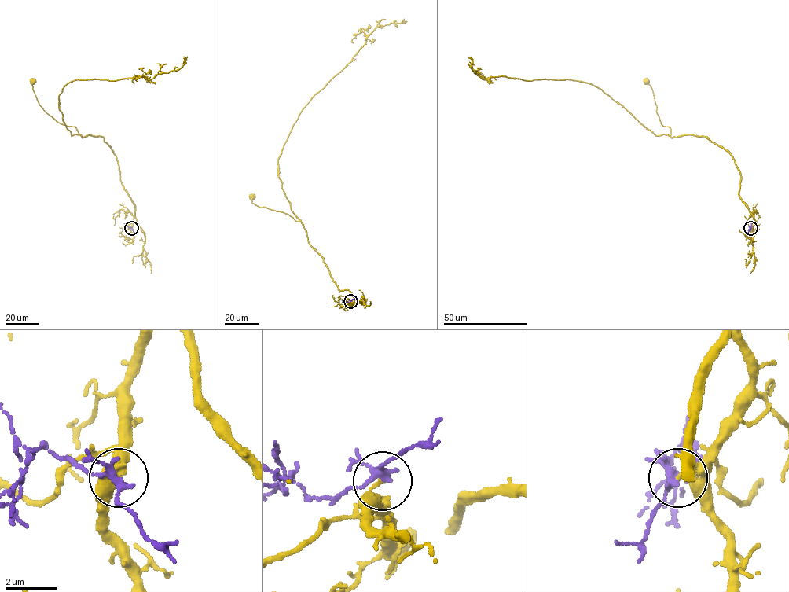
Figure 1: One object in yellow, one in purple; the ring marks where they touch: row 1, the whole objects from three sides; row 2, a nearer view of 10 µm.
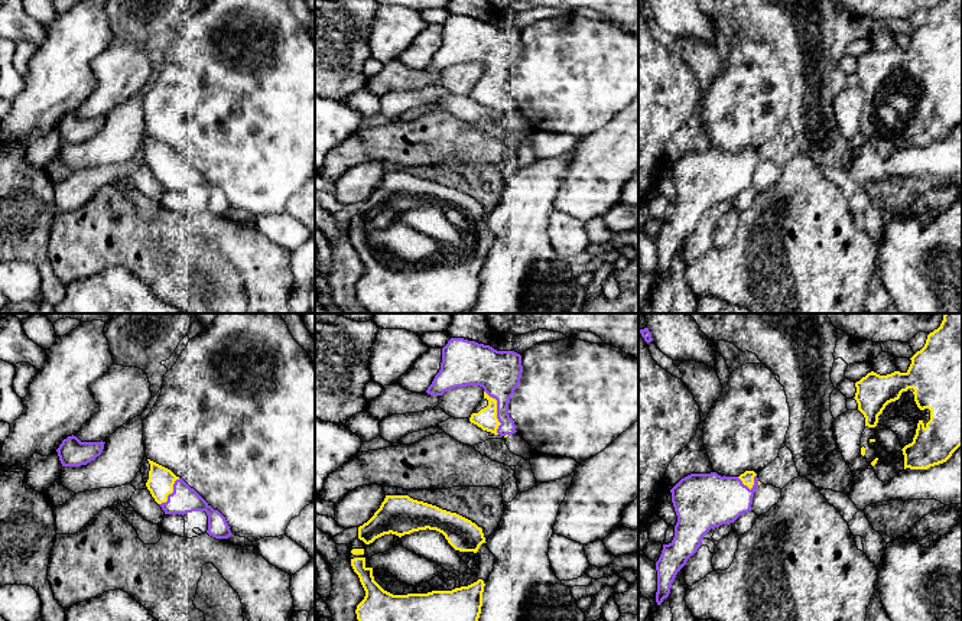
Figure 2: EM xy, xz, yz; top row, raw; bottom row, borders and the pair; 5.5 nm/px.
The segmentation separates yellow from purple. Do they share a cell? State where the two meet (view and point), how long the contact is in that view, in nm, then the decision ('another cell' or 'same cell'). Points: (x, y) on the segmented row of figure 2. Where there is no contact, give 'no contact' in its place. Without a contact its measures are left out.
contact xz (496, 412); length 260 nm; same cell

